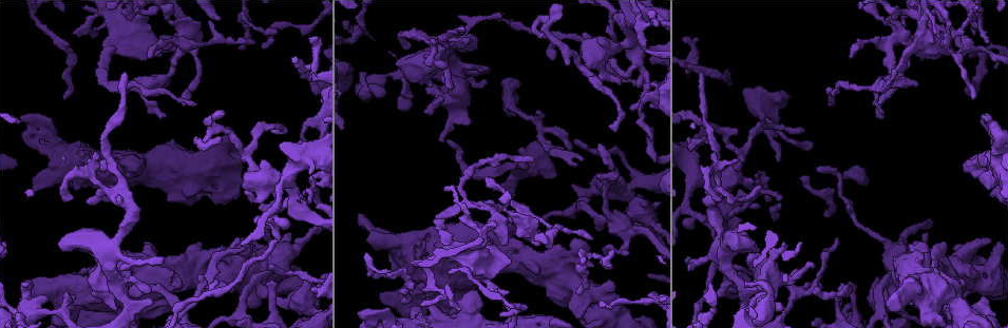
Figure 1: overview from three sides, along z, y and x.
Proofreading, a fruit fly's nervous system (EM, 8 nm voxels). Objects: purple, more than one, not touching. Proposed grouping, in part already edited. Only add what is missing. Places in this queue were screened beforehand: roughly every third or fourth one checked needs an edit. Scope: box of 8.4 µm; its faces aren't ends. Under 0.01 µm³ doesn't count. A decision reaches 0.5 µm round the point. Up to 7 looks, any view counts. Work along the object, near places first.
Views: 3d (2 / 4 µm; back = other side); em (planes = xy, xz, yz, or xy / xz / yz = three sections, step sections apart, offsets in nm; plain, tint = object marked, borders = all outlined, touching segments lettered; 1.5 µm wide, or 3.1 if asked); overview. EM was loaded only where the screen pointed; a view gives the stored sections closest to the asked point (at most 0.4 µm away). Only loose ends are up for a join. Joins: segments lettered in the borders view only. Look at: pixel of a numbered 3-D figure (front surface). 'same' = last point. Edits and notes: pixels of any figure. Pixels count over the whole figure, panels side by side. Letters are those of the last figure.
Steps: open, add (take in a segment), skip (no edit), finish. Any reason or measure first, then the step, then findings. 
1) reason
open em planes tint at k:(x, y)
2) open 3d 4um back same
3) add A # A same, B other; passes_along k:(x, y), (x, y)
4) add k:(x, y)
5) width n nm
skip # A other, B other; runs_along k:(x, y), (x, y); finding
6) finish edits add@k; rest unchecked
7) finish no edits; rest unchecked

free end
open 3d 4um at 1:(812, 147)

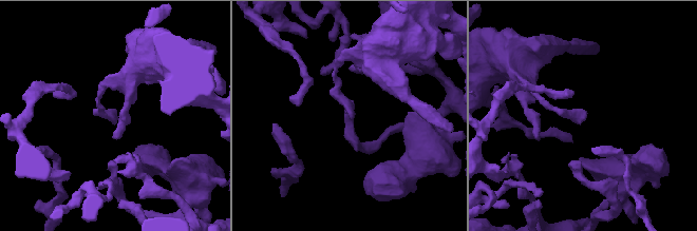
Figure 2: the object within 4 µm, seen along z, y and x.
open em xz step 8 borders at 2:(115, 115)

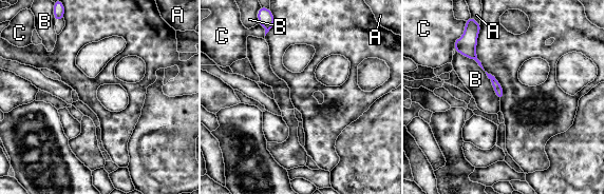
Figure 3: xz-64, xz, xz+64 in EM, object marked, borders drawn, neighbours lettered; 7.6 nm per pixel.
cut it another way
open em planes borders same

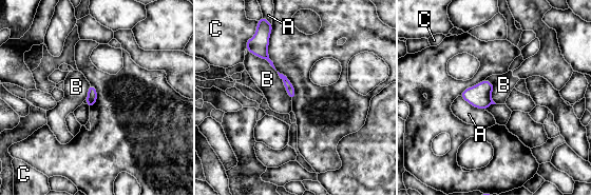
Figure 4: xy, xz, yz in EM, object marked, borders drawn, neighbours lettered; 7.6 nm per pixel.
skip # A other, B other, C other; border 4:(246, 47), (269, 63), (291, 99); none of them fits

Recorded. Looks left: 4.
branch stops here
open 3d 4um at 1:(277, 302)

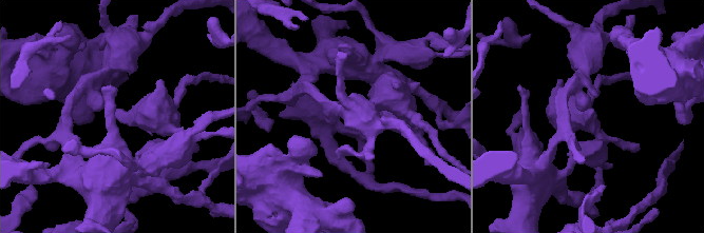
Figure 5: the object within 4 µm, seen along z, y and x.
now the EM
open em yz step 8 tint at 5:(588, 118)

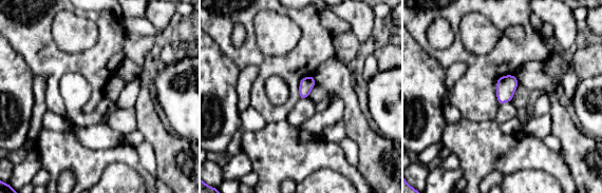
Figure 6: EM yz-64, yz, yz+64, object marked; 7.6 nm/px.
another direction
open em planes borders same

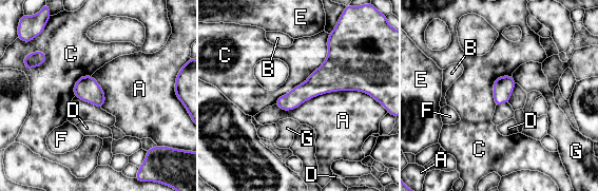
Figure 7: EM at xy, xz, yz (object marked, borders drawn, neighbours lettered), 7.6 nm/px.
skip # A other, B other, C other, D other, E other, F other, G other; border 7:(371, 96), (275, 104); none of them fits

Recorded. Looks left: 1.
tapers out
open em planes borders at 1:(926, 233)

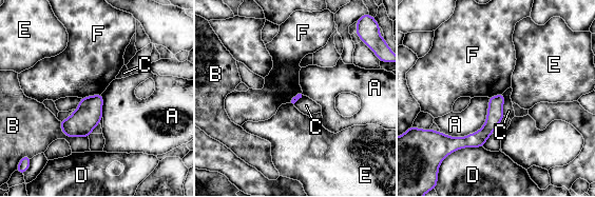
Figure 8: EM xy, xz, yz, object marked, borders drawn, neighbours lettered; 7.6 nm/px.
longest_contact A 460 nm
skip # A other, B other, C other, D other, E other, F other; border 8:(100, 93), (81, 98); no lettered segment goes on from it

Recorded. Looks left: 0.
finish no edits; rest unchecked

